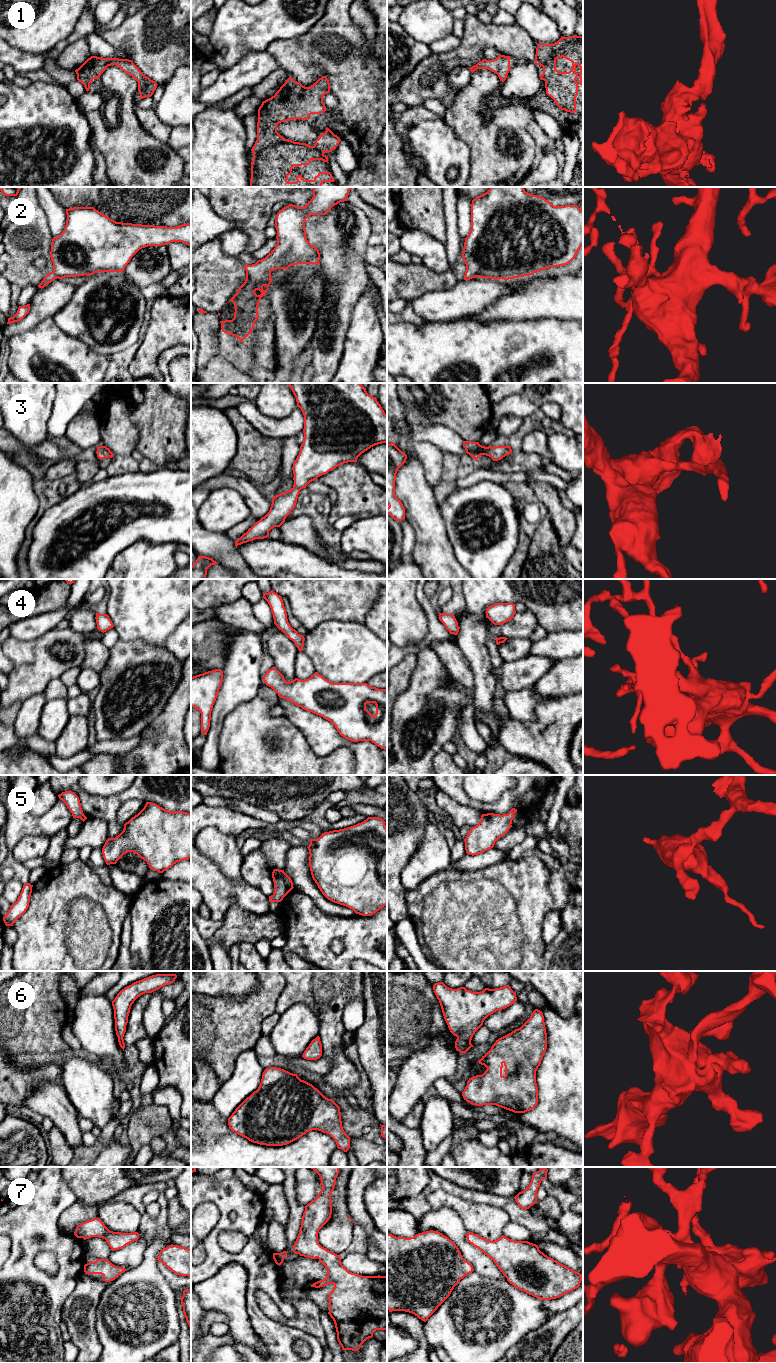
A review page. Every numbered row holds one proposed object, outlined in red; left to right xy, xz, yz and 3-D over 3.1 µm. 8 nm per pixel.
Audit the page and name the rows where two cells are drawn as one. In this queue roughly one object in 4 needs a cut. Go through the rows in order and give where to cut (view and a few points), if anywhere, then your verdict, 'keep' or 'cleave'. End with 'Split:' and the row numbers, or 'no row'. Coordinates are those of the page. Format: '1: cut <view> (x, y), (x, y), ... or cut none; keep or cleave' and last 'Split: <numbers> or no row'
1: cut none; keep
2: cut none; keep
3: cut none; keep
4: cut none; keep
5: cut none; keep
6: cut none; keep
7: cut none; keep
Split: no row

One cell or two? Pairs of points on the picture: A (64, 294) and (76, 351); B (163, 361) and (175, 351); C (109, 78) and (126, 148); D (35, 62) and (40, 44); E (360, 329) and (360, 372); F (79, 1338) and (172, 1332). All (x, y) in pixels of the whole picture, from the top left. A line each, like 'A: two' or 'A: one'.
A: two
B: one
C: one
D: two
E: one
F: two

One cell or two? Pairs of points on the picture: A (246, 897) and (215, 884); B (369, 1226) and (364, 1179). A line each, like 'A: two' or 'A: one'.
A: one
B: one

